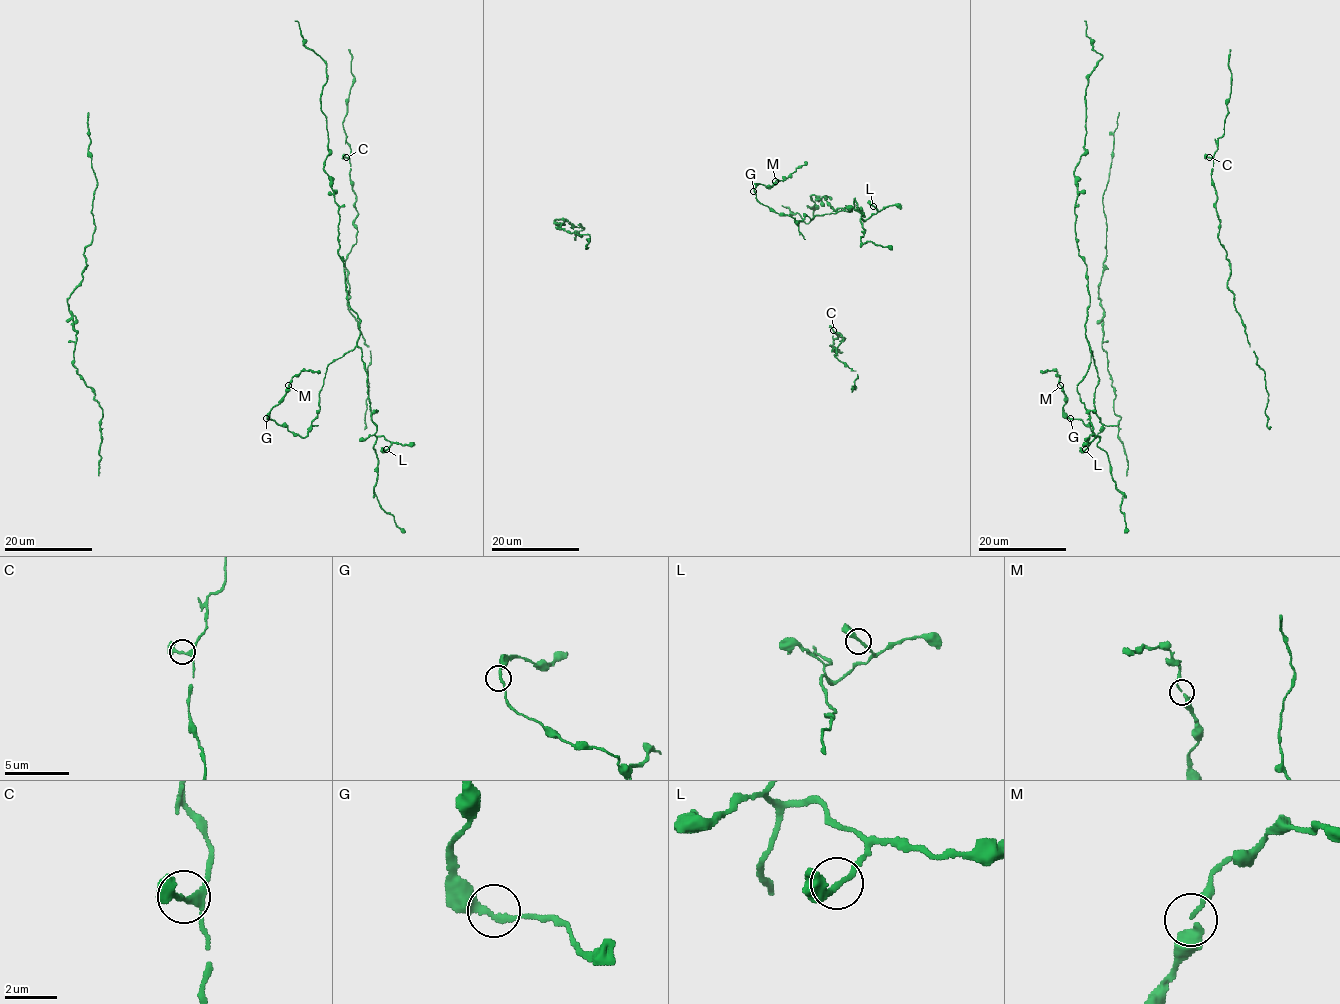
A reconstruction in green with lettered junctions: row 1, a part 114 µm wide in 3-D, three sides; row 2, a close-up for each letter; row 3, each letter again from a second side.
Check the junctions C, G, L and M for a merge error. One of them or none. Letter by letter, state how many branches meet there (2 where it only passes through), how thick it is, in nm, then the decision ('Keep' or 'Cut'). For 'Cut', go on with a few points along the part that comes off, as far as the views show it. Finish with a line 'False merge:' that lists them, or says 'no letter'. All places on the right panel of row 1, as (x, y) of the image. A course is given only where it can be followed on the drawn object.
C: Branches: 2. Thickness 220 nm. Keep
G: Branches: 2. Thickness 240 nm. Keep
L: Branches: 2. Thickness 260 nm. Keep
M: Branches: 2. Thickness 240 nm. Keep
False merge: no letter

